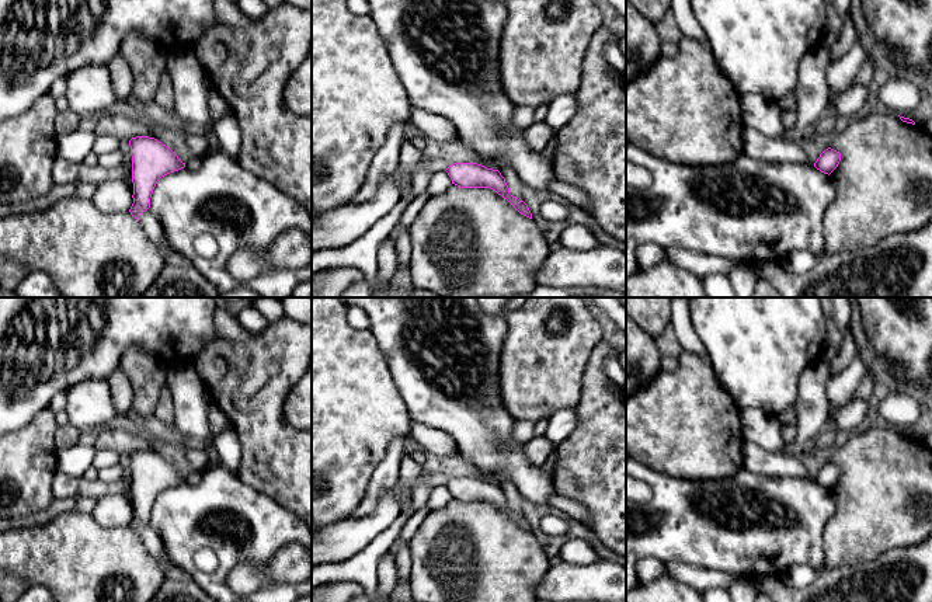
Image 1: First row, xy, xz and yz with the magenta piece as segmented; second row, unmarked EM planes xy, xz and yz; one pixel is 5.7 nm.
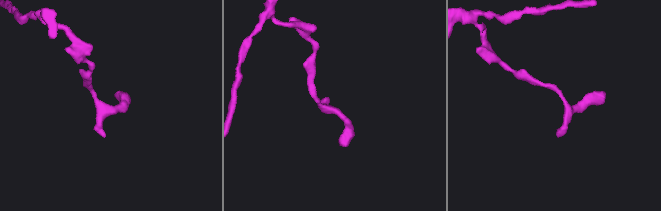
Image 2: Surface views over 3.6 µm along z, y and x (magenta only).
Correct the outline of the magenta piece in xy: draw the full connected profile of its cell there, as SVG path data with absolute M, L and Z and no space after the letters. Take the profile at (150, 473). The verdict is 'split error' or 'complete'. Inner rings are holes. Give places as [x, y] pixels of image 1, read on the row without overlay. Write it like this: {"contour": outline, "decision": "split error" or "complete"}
{"contour": "M136 450L129 455L132 470L132 497L133 497L133 518L129 523L131 529L139 536L140 529L150 522L150 512L157 495L174 486L185 481L178 470L166 459L154 452Z", "decision": "complete"}

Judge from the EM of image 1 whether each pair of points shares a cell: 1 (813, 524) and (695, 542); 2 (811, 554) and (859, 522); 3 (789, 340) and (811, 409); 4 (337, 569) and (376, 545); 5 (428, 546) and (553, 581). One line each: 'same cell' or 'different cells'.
1: same cell
2: different cells
3: different cells
4: same cell
5: different cells

